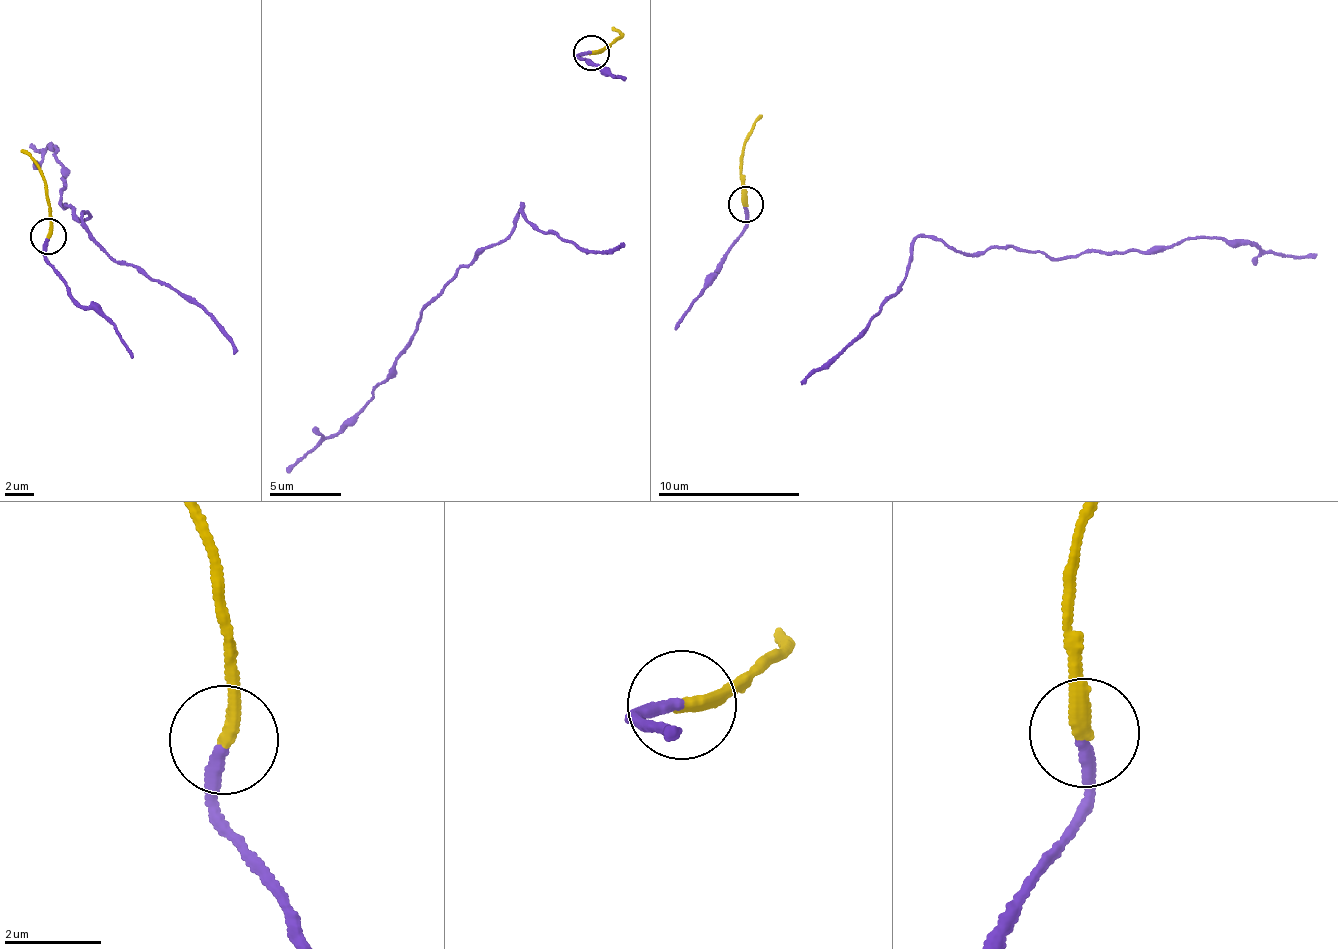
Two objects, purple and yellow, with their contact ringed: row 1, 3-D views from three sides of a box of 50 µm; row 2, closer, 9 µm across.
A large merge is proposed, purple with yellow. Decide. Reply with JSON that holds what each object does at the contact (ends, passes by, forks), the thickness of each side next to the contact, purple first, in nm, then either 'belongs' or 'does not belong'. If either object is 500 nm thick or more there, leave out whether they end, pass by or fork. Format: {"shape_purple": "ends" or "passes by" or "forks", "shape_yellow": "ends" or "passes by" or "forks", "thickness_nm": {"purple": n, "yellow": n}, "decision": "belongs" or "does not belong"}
{"shape_purple": "ends", "shape_yellow": "ends", "thickness_nm": {"purple": 240, "yellow": 320}, "decision": "belongs"}

